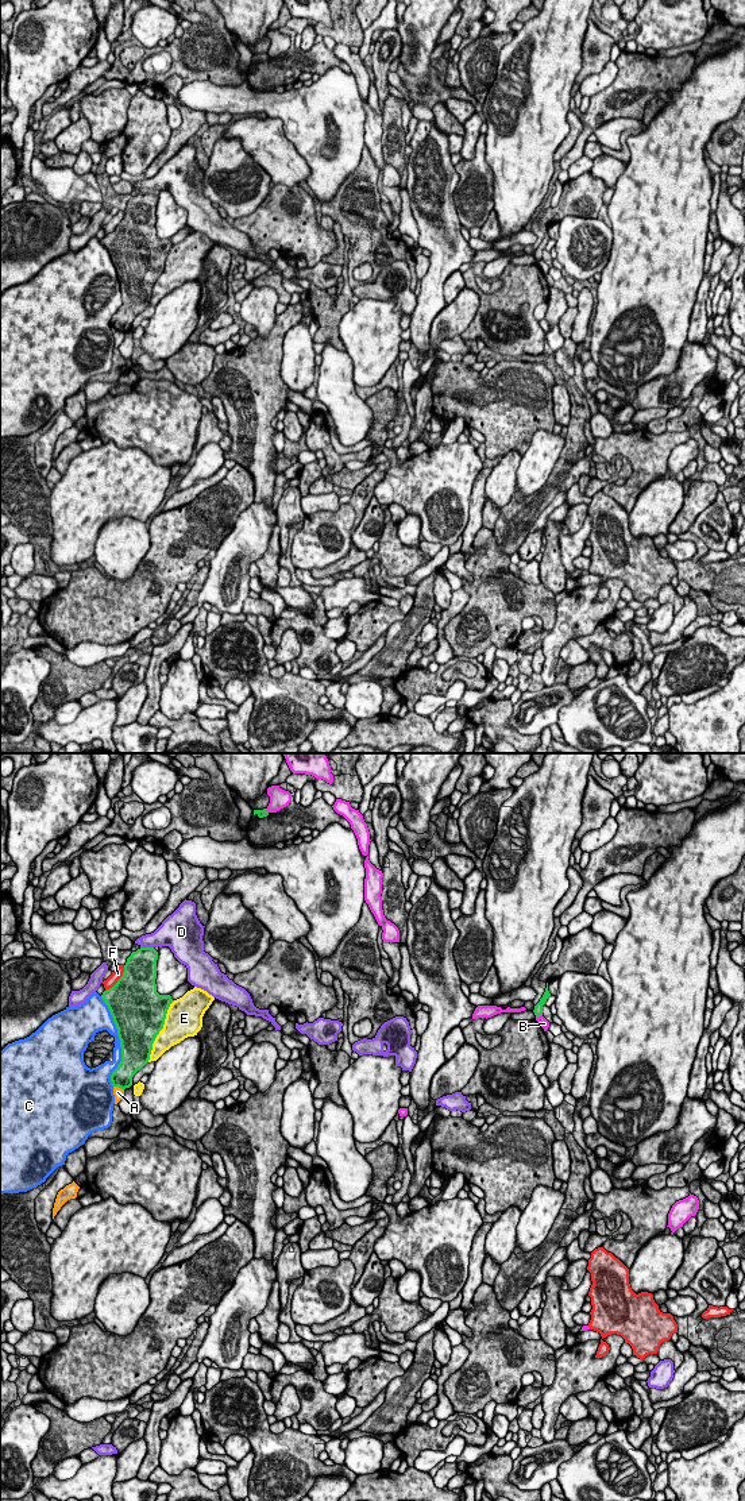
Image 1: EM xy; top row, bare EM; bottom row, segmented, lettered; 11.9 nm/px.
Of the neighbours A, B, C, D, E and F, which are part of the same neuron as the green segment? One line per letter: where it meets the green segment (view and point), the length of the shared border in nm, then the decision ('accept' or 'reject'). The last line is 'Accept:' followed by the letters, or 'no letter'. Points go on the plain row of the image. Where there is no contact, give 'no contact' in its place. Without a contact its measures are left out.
A: meets green in xy at (119, 331); contact 140 nm long; reject
B: meets green in xy at (539, 259); contact 110 nm long; reject
C: meets green in xy at (120, 285); contact 1100 nm long; reject
D: meets green in xy at (147, 192); contact 160 nm long; reject
E: meets green in xy at (159, 274); contact 800 nm long; reject
F: meets green in xy at (119, 223); contact 400 nm long; reject
Accept: no letter

